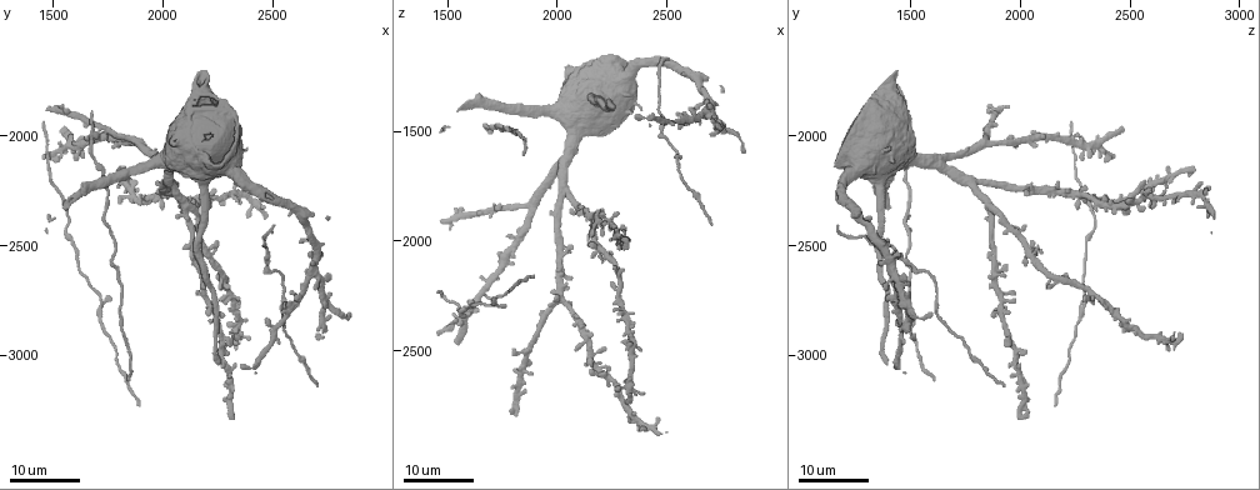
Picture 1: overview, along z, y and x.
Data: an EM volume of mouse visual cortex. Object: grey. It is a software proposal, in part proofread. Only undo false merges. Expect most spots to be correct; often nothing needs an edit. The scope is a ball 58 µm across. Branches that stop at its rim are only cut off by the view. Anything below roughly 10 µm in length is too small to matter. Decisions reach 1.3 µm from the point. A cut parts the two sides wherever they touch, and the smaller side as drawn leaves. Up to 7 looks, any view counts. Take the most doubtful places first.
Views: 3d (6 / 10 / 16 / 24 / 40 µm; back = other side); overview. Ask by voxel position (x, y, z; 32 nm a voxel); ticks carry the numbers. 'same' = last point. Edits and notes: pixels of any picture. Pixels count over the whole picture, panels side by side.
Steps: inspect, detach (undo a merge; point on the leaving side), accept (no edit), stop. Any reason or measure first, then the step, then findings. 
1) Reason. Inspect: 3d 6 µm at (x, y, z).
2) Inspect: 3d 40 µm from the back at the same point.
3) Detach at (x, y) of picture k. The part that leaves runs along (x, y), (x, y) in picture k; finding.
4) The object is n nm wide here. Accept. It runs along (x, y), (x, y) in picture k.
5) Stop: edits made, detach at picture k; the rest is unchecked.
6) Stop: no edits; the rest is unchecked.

Side arm on a straight run. Inspect: 3d 24 µm at (1720, 2770, 2280).

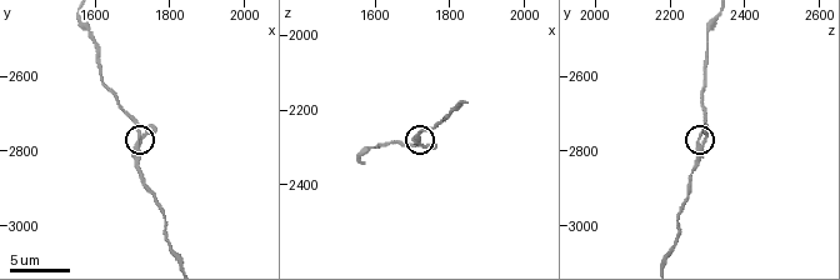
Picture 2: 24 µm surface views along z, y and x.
Inspect: 3d 10 µm at (1710, 2760, 2270).

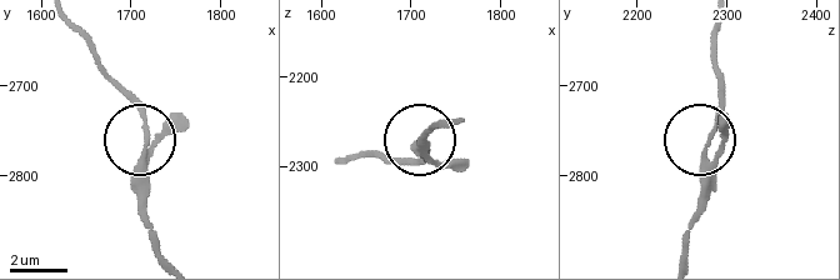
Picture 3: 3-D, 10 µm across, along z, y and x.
The object is 180 nm wide here. Accept. It runs along (68, 21), (104, 79), (144, 121), (146, 205) in picture 3; continuous, no second neuron.

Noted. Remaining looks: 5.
Sudden change in width. Inspect: 3d 16 µm at (2550, 2830, 1640).

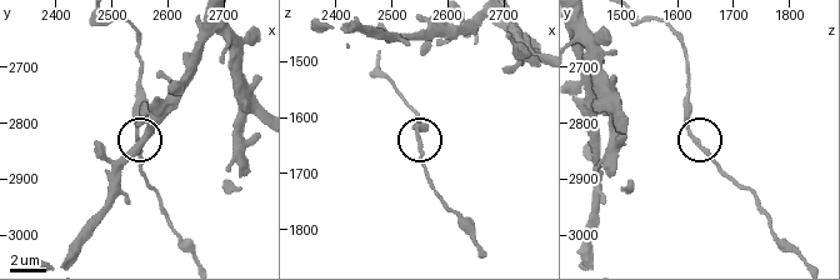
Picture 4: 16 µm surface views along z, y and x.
Inspect: 3d 10 µm at (2545, 2825, 1625).

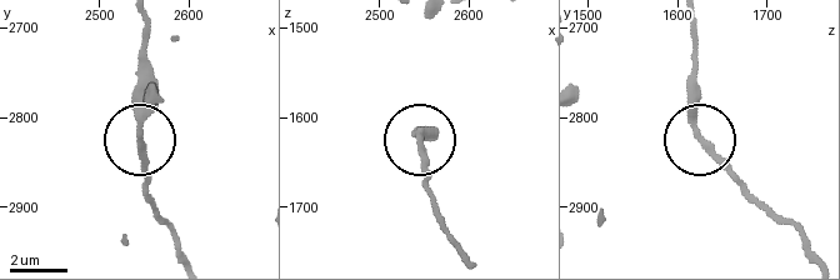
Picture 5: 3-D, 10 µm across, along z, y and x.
The object is 240 nm wide here. Accept. One neuron here.

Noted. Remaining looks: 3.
Three-way junction. Inspect: 3d 24 µm at (2500, 2620, 1530).

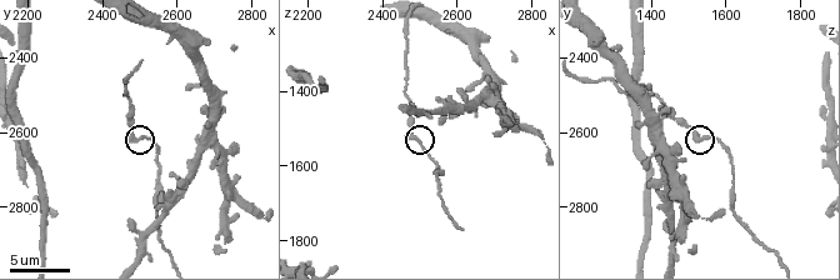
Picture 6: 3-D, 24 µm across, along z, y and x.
Closer look. Inspect: 3d 6 µm at (2500, 2620, 1520).

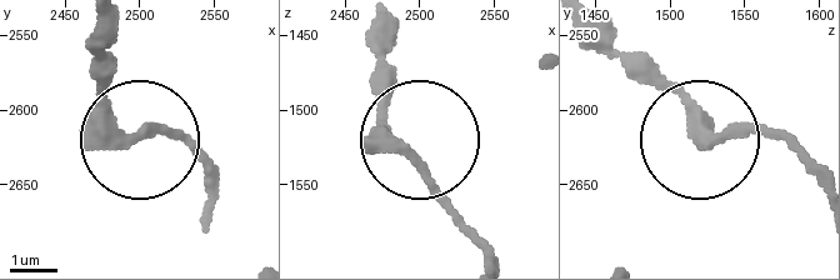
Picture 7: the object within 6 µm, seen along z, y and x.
3 arms meet here. Accept. All the same neuron.

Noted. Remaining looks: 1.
Stop: no edits; the rest is unchecked.

